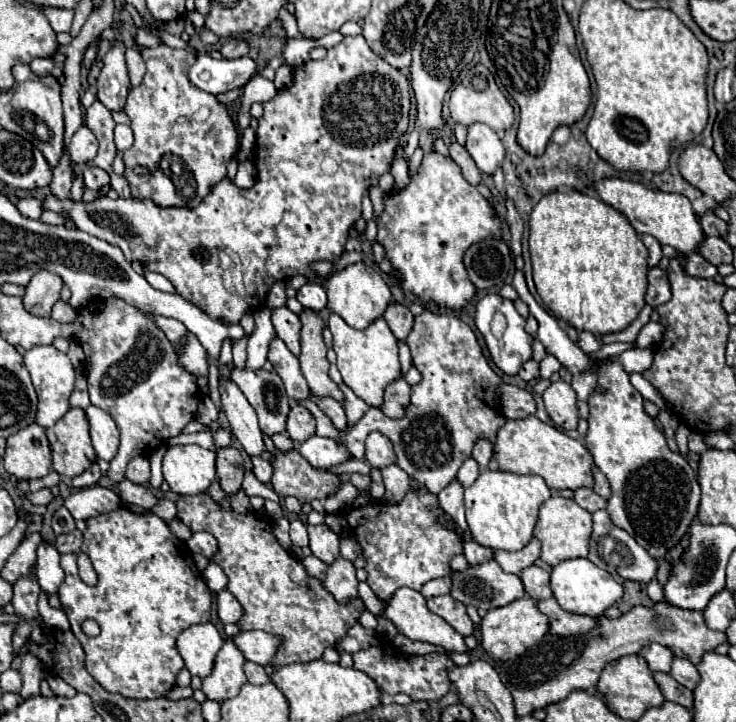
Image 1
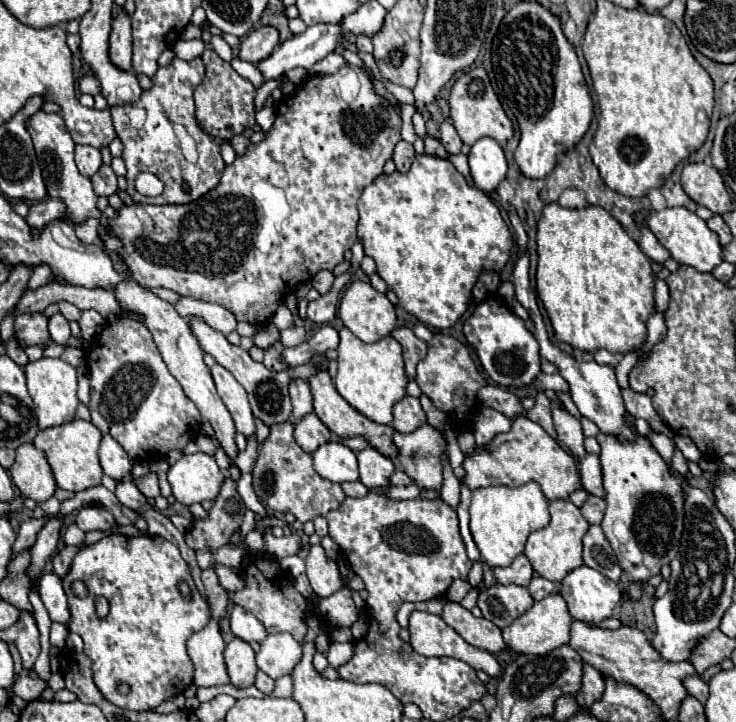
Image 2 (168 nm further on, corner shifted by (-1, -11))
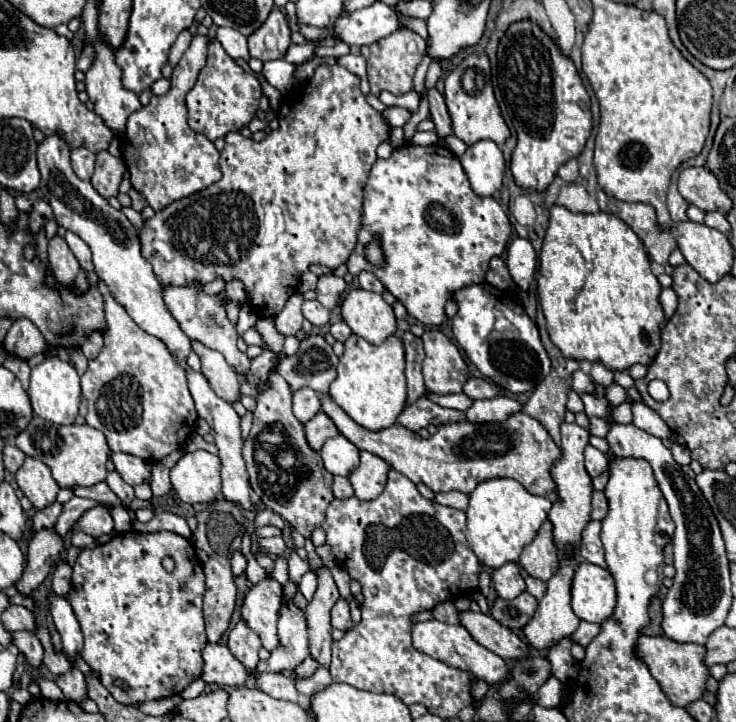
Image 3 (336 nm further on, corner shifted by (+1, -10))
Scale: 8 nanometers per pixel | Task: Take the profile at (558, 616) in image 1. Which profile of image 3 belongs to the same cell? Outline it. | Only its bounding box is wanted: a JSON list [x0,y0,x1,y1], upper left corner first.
[636,634,710,706]

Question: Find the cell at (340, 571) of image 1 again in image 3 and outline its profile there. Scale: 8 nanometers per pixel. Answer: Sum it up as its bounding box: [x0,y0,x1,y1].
[332,598,354,632]

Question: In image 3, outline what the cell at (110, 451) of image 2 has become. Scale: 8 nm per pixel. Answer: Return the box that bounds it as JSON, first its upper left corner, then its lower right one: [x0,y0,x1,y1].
[112,452,150,484]

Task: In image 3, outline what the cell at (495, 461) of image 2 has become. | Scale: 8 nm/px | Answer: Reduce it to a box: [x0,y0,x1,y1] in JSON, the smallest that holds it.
[322,396,560,496]

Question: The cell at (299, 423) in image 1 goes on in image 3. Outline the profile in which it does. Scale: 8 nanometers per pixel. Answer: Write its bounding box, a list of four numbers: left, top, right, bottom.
[306,412,338,450]

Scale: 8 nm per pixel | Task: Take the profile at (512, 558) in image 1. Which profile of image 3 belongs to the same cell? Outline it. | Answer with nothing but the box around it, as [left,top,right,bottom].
[492,562,526,600]

